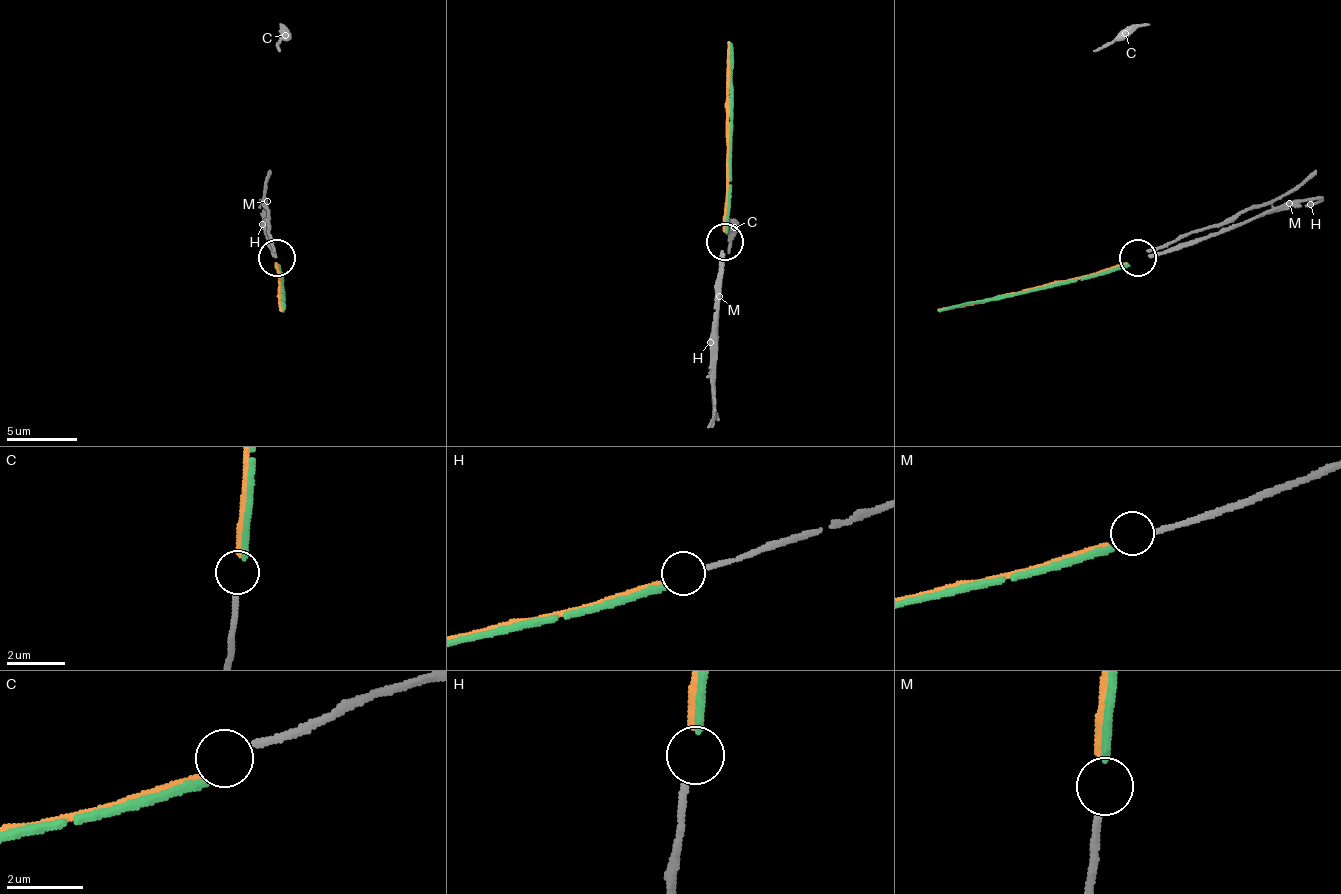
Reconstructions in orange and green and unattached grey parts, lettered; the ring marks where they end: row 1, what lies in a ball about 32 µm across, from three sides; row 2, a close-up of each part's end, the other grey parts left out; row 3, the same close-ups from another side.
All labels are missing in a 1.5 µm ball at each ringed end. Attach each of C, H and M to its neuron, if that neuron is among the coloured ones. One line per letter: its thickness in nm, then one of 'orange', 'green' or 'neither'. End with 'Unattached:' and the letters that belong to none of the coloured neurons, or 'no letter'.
C: 190 nm | neither
H: 170 nm | orange
M: 180 nm | green
Unattached: C

